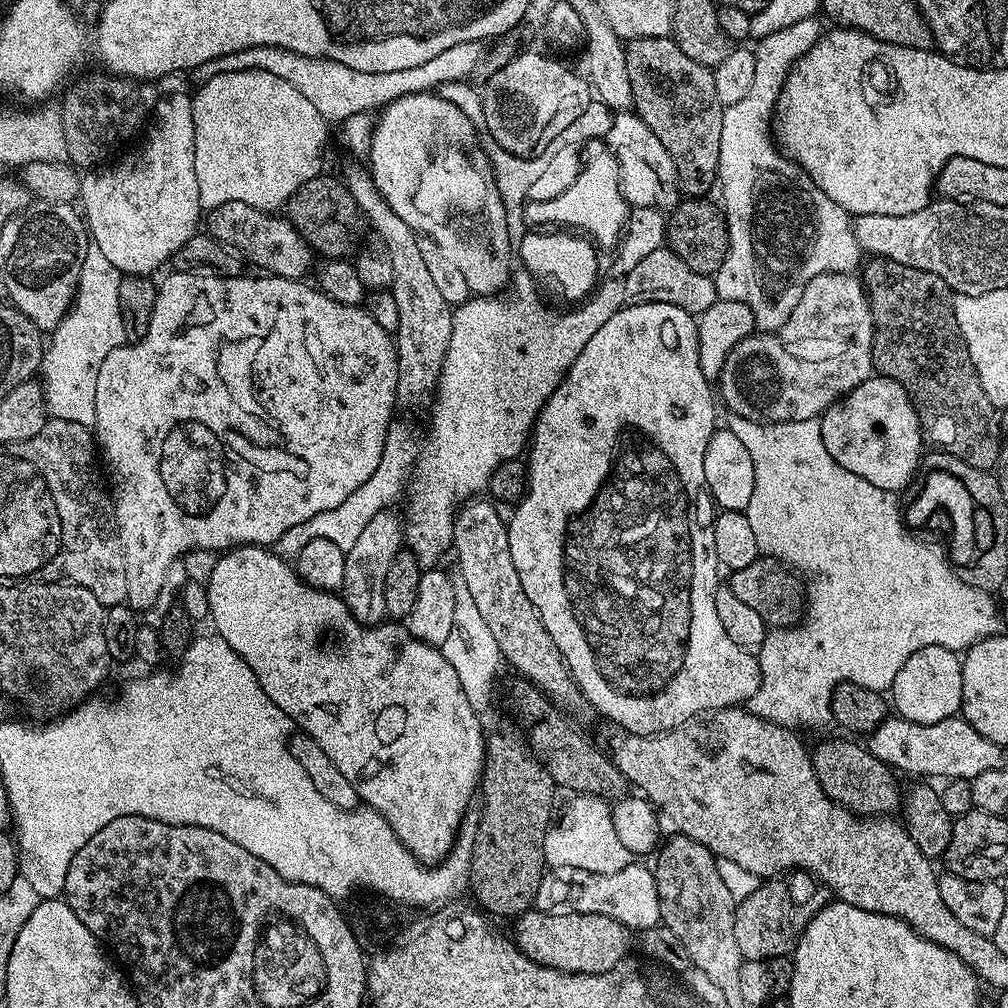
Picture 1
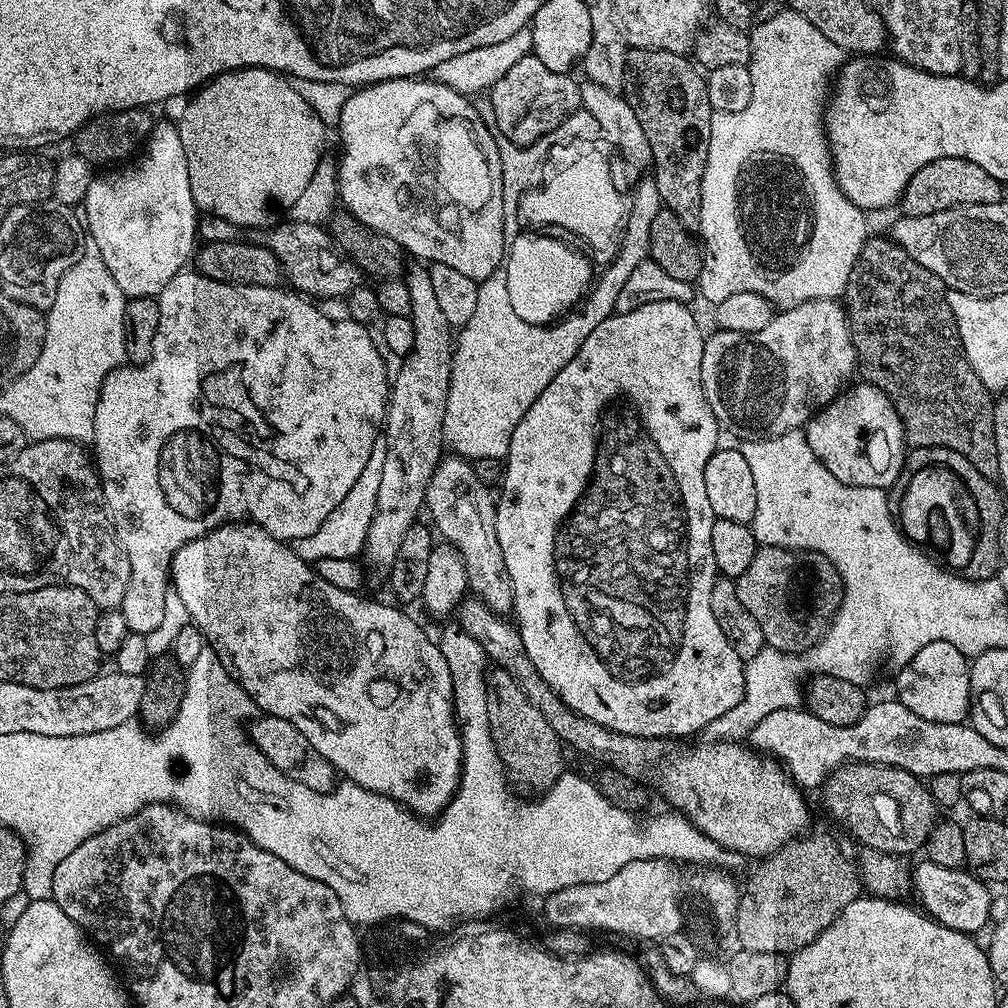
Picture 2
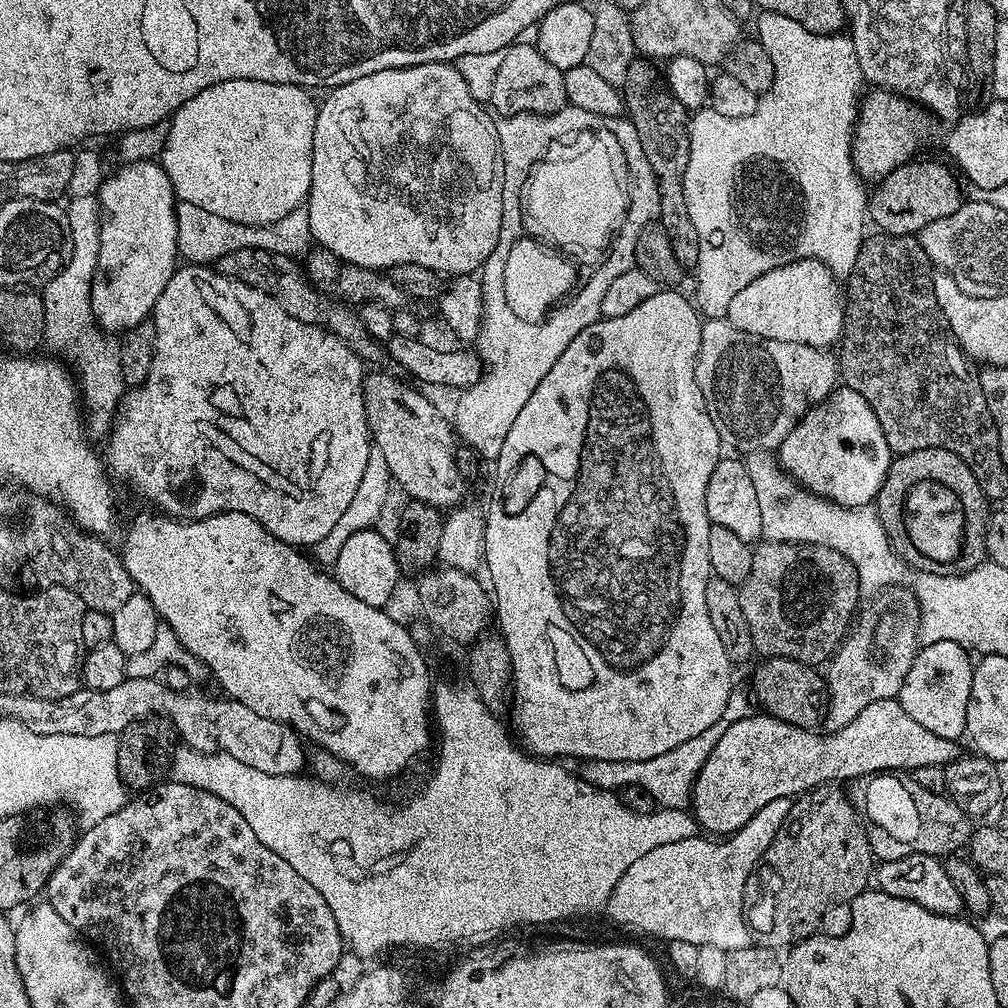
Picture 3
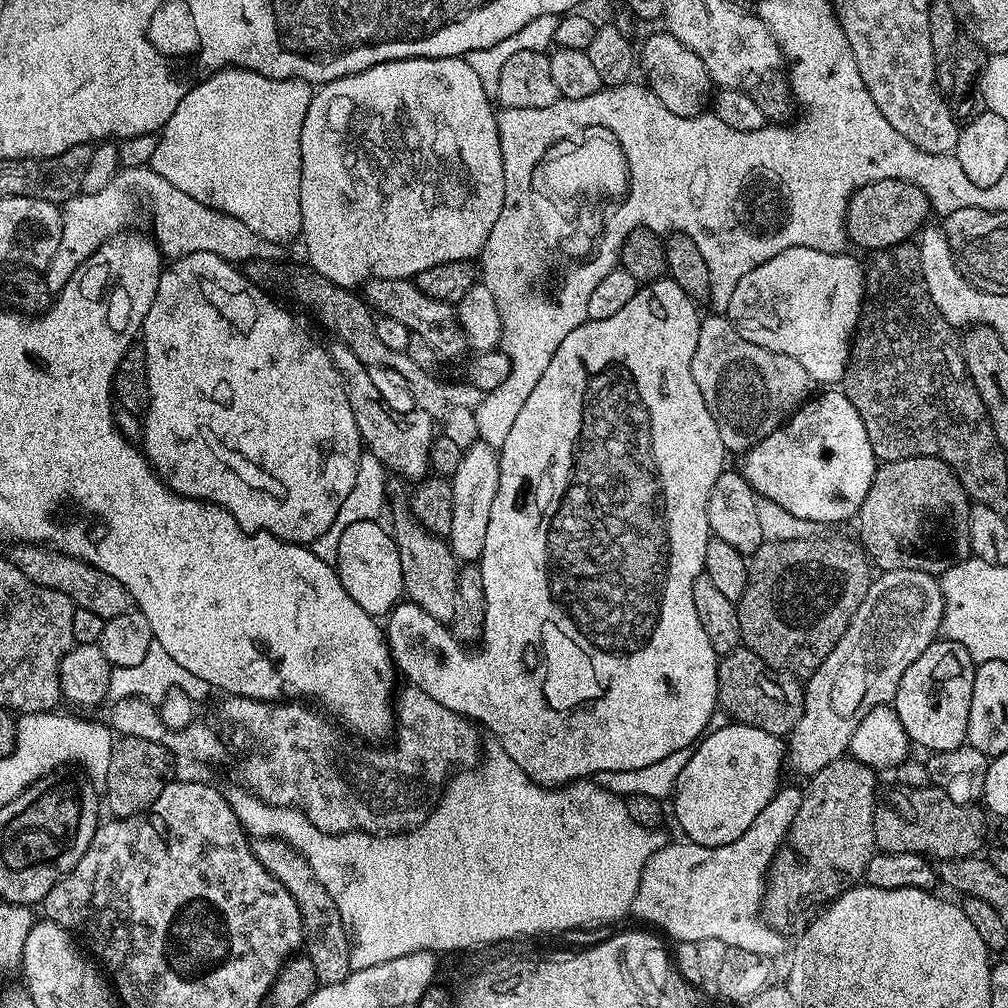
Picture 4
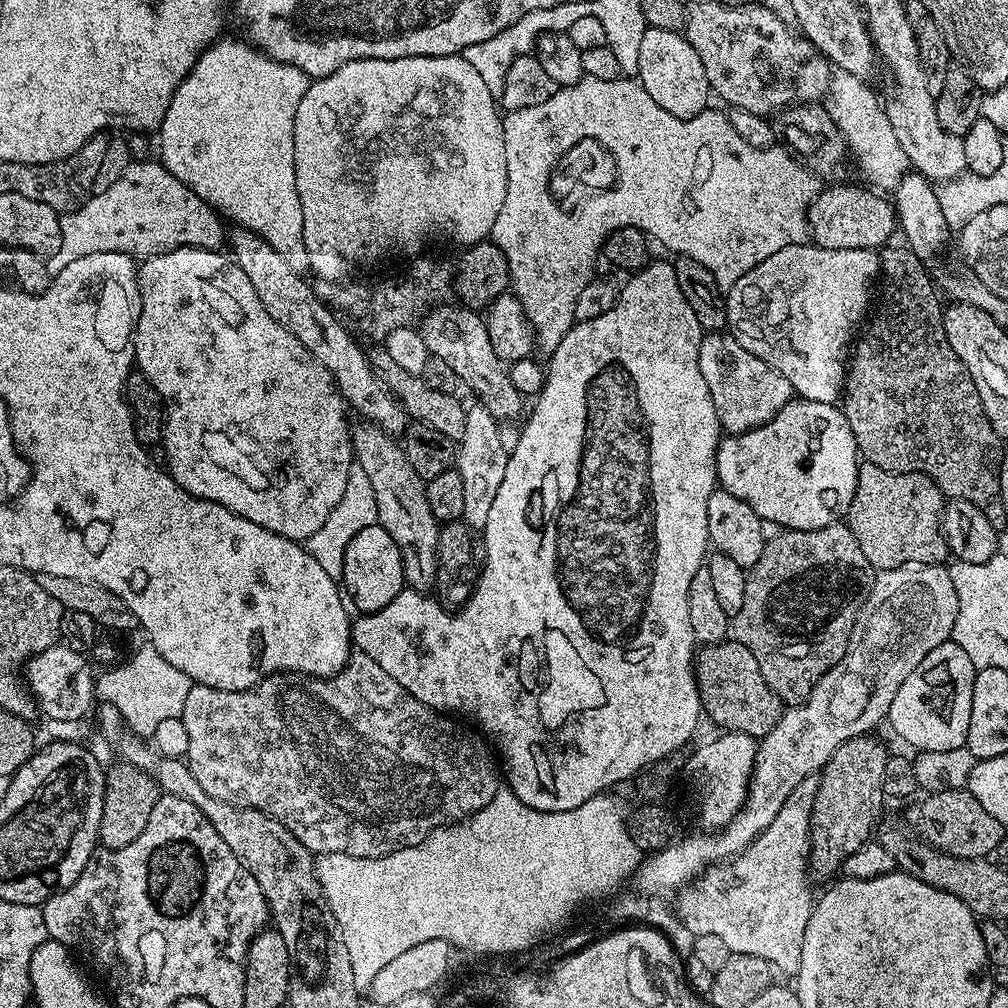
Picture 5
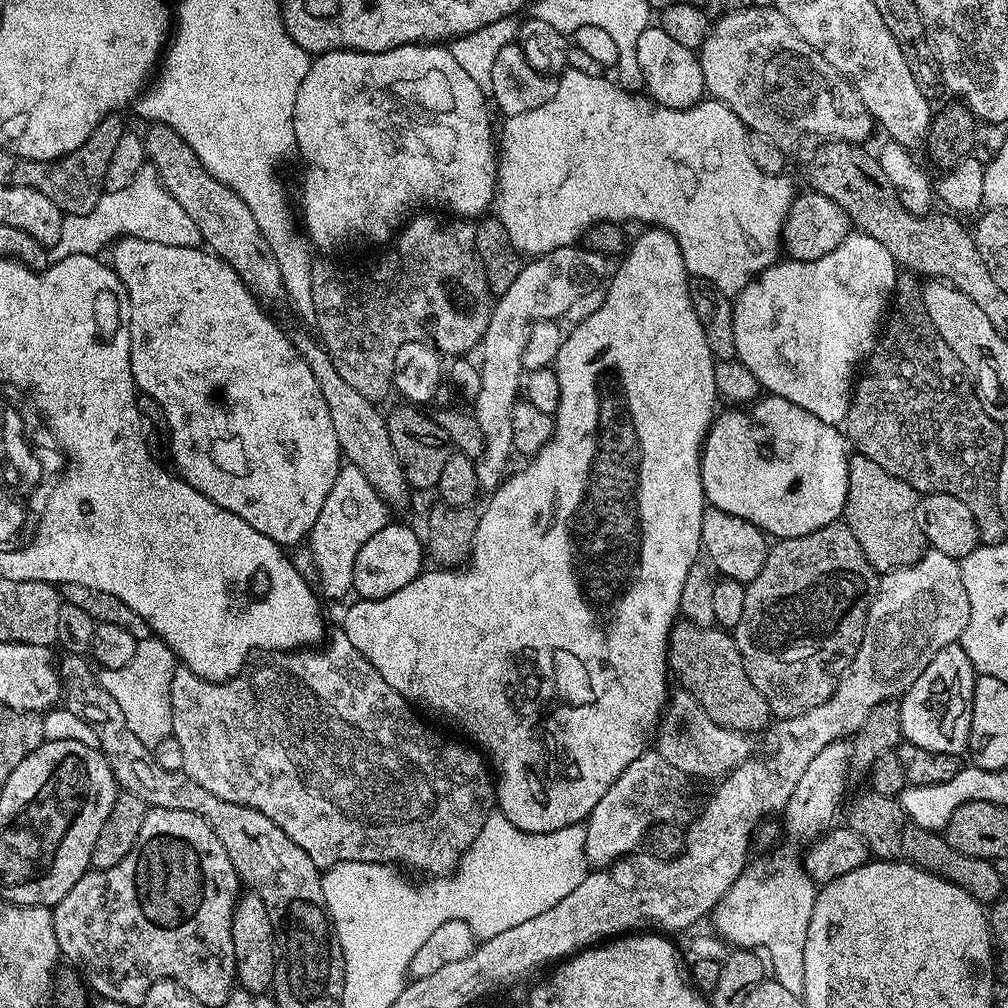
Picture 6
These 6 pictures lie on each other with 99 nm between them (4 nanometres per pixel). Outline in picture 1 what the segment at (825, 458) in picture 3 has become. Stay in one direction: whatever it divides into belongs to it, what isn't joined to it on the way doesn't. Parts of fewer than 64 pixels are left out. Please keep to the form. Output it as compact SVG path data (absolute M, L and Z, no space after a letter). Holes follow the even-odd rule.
M879 374L869 376L866 382L862 382L854 391L847 392L840 399L833 402L819 417L822 430L822 442L826 442L826 450L838 466L858 474L858 478L866 478L870 486L878 486L882 490L893 494L900 491L917 475L922 451L922 437L918 414L912 405L912 399L906 394L906 390L898 382Z

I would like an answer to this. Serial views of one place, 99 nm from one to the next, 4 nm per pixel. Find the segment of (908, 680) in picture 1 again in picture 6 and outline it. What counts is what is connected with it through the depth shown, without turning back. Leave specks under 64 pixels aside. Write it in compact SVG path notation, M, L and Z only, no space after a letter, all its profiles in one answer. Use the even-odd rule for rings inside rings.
M959 643L938 650L930 666L918 674L914 686L899 697L901 737L907 743L922 746L922 750L951 756L963 753L972 729L972 699L977 675L970 658L966 658L966 650Z

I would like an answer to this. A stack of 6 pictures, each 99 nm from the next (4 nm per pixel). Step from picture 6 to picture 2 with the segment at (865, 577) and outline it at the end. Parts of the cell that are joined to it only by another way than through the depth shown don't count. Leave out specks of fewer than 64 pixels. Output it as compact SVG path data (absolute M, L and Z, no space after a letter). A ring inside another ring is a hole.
M757 547L754 562L750 562L750 566L746 566L746 570L735 577L735 581L742 606L746 606L754 622L762 626L765 645L783 652L806 652L814 647L832 624L844 597L844 583L834 565L816 552L802 552L799 548Z

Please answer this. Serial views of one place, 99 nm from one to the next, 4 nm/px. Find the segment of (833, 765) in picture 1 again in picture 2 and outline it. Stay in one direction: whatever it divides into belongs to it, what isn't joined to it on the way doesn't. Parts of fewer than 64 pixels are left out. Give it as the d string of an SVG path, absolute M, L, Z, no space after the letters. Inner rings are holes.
M849 762L841 768L835 768L822 785L824 804L828 812L836 820L841 820L858 839L864 843L865 849L874 852L891 852L901 858L907 852L919 853L938 823L938 807L921 777L910 774L901 768L889 764L862 764Z

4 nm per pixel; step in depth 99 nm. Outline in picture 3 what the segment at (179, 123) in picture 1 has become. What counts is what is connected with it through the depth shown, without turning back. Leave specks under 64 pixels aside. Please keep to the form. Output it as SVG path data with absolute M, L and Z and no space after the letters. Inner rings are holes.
M155 159L121 163L118 168L113 176L112 173L105 175L98 193L103 219L100 222L100 257L96 277L92 279L92 314L97 325L112 334L123 333L124 329L138 326L138 322L151 317L158 294L166 290L166 282L170 282L178 267L178 201L166 170Z

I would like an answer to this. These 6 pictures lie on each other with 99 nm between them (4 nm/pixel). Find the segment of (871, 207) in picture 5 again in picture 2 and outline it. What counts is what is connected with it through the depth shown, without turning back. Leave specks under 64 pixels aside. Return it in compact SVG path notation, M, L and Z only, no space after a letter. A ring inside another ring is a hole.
M947 156L922 166L922 170L918 170L914 178L910 178L906 190L900 195L898 208L901 208L899 211L905 216L921 216L934 214L938 210L957 208L959 204L998 204L1005 196L1005 185L990 178L990 174L982 170L982 166L966 158Z

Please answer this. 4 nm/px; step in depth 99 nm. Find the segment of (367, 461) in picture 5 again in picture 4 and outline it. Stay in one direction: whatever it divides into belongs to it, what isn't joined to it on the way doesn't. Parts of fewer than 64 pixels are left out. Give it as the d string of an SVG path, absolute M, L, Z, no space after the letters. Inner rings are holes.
M407 503L393 506L390 531L402 558L404 596L436 620L451 621L456 598L458 561L447 539L431 535L413 518L411 507Z

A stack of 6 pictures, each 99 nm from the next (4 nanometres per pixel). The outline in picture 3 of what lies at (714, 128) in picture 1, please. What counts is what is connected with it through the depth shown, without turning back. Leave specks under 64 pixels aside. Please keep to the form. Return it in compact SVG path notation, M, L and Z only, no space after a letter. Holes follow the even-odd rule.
M648 58L633 60L622 89L624 107L627 119L636 128L647 167L656 176L656 189L660 192L658 223L666 230L670 246L674 246L674 258L678 258L681 269L692 270L700 257L700 243L698 230L694 230L694 222L690 222L690 210L684 197L690 112L668 88L661 69L659 72L652 64L655 63Z

